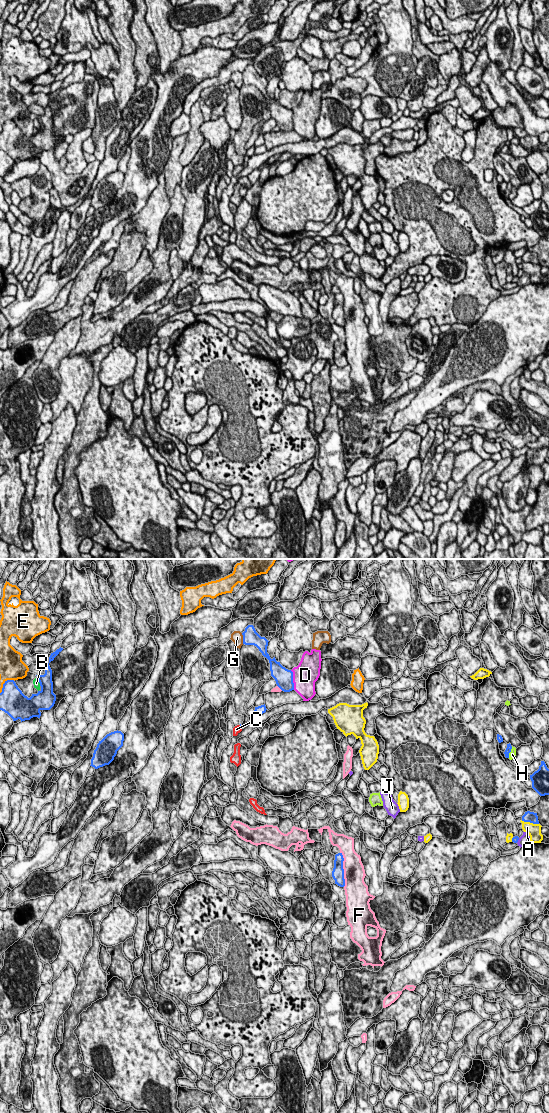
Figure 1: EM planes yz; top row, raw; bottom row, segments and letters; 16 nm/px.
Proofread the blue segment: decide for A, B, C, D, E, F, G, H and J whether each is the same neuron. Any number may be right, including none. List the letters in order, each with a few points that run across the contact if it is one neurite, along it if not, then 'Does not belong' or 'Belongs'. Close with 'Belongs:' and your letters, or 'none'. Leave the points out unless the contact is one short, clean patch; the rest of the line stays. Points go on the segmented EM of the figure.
A: Does not belong
B: Does not belong
C: Line: yz (241, 726), (240, 727), (236, 729). Belongs
D: Does not belong
E: Does not belong
F: Does not belong
G: Does not belong
H: Does not belong
J: Does not belong
Belongs: C

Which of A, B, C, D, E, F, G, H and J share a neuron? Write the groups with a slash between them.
A / B / C / D / E / F / G / H / J

